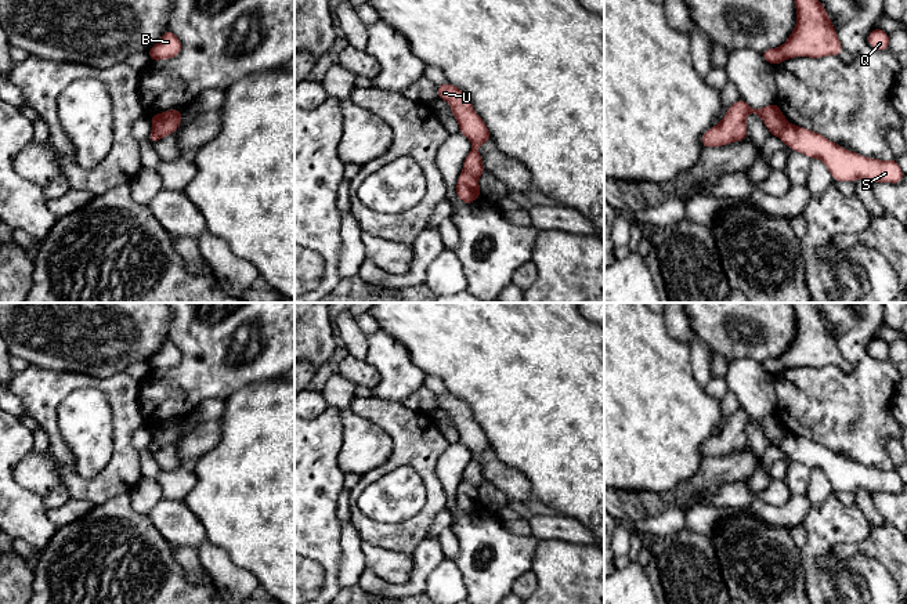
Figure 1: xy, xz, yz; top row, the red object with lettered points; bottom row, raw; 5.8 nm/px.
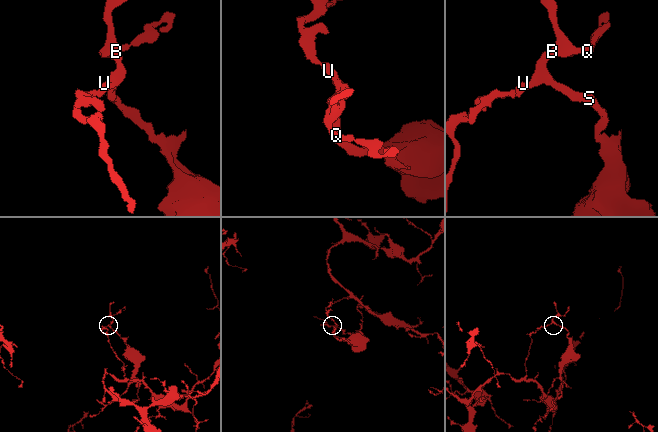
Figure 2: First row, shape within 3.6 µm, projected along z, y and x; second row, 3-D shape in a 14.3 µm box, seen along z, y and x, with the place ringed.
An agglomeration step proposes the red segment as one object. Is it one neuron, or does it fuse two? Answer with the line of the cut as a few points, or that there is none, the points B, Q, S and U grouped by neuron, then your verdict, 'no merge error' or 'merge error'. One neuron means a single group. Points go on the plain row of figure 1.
cut xz (462, 480), (477, 488); groups B Q U / S; merge error

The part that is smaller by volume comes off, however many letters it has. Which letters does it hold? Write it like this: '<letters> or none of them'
S

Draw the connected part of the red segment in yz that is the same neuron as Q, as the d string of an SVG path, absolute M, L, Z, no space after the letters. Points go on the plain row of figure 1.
M874 337L868 344L867 351L872 358L878 361L886 361L889 355L889 343L882 339Z

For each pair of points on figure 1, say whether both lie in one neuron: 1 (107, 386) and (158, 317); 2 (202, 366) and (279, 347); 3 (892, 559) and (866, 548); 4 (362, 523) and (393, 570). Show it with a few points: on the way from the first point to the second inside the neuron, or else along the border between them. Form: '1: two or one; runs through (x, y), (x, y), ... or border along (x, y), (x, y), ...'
1: two; border along (125, 369), (105, 378), (85, 375)
2: one; runs through (221, 366), (237, 372), (253, 365), (260, 358)
3: one; runs through (885, 552), (881, 548), (873, 548)
4: two; border along (362, 541), (411, 554)

